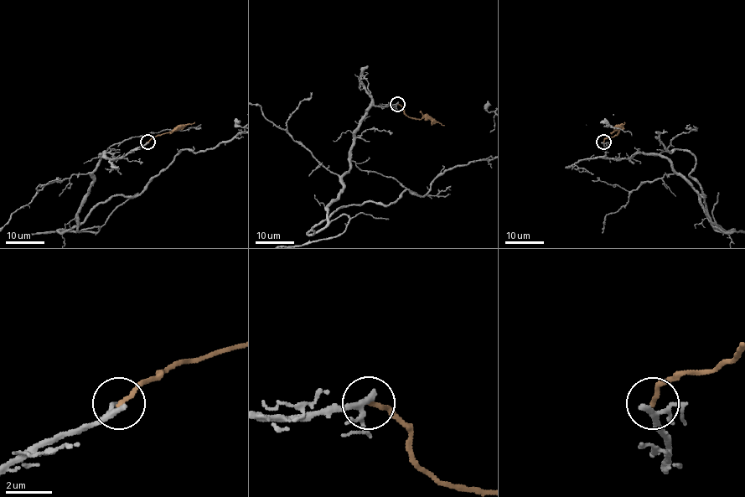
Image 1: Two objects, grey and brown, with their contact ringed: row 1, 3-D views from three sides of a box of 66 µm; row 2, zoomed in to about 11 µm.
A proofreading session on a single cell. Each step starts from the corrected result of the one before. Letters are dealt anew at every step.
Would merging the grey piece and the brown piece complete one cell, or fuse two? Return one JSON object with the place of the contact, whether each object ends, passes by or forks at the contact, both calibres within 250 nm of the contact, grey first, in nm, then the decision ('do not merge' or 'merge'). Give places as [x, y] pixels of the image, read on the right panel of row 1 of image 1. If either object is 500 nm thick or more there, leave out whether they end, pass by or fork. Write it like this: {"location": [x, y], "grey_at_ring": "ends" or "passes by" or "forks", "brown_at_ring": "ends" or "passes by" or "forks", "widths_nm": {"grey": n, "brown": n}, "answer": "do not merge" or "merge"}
{"location": [603, 142], "grey_at_ring": "forks", "brown_at_ring": "ends", "widths_nm": {"grey": 170, "brown": 190}, "answer": "do not merge"}

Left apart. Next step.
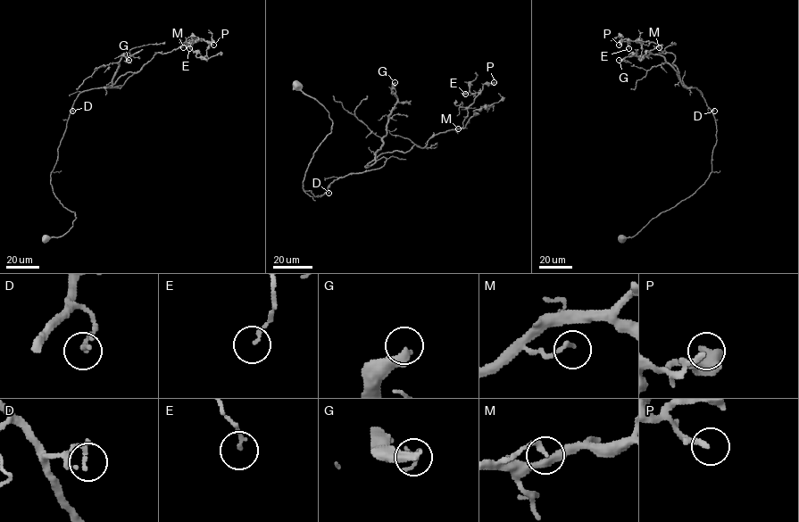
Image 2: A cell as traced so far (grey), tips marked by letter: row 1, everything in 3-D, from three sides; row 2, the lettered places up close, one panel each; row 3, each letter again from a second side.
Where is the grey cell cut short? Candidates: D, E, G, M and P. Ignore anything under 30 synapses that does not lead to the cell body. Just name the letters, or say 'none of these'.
G

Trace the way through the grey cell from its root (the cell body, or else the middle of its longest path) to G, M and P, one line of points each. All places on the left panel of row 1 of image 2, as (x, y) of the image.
G: (45, 238), (76, 219), (50, 183), (73, 103), (120, 87), (112, 80), (121, 55), (129, 60)
M: (45, 238), (76, 219), (50, 173), (77, 95), (120, 87), (104, 86), (183, 47)
P: (45, 238), (76, 219), (50, 173), (77, 95), (120, 87), (104, 86), (156, 53), (213, 45)

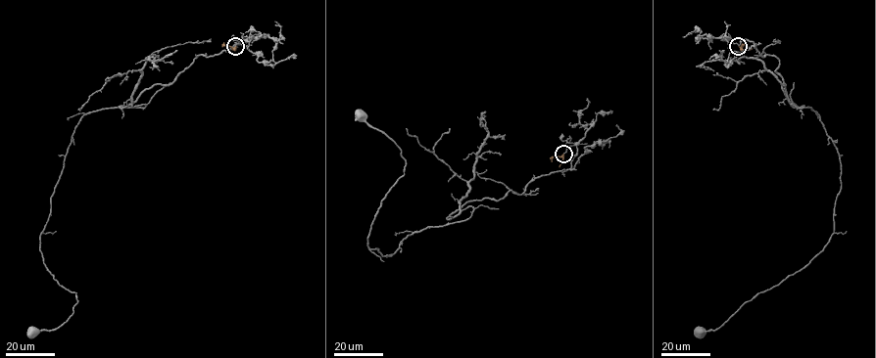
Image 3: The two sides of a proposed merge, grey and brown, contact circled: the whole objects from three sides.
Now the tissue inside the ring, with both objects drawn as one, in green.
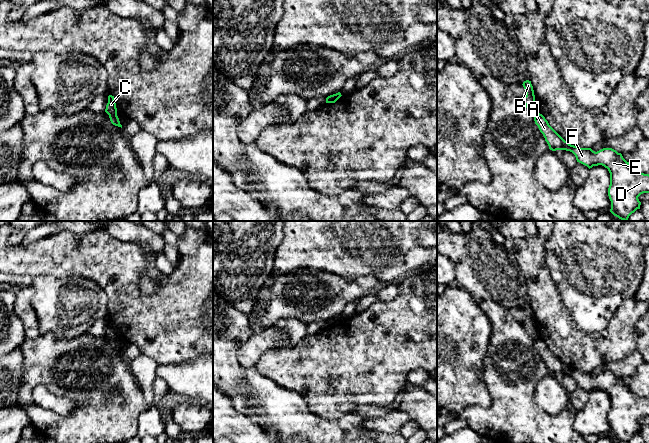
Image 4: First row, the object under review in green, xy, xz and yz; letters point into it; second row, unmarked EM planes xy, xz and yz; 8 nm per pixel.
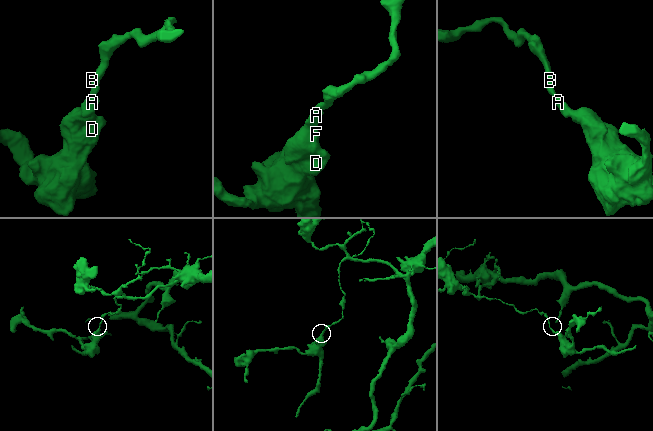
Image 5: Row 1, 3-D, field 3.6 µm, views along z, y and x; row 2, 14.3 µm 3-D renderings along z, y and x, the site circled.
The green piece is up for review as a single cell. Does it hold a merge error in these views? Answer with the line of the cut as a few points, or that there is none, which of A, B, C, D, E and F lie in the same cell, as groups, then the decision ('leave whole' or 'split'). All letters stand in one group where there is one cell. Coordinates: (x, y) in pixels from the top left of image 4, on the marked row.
cut xy (109, 114), (116, 115); groups A D E F / B C; split

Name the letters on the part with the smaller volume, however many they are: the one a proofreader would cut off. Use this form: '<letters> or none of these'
A, D, E, F

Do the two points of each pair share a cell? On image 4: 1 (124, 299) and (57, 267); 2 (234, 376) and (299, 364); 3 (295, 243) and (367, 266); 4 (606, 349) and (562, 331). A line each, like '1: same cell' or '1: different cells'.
1: same cell
2: different cells
3: same cell
4: same cell

